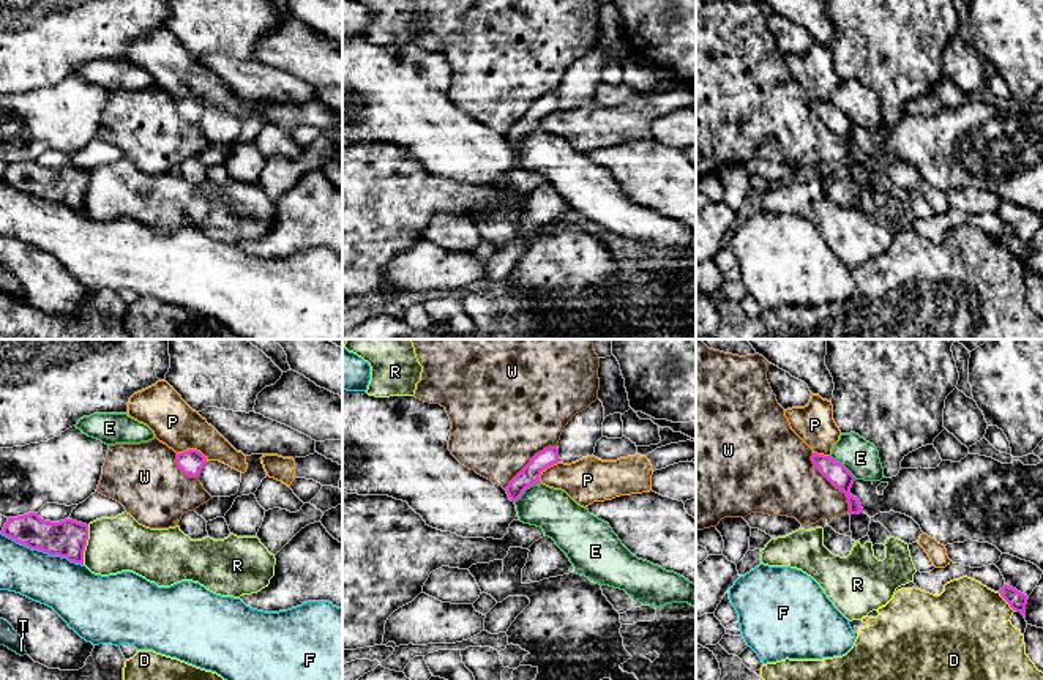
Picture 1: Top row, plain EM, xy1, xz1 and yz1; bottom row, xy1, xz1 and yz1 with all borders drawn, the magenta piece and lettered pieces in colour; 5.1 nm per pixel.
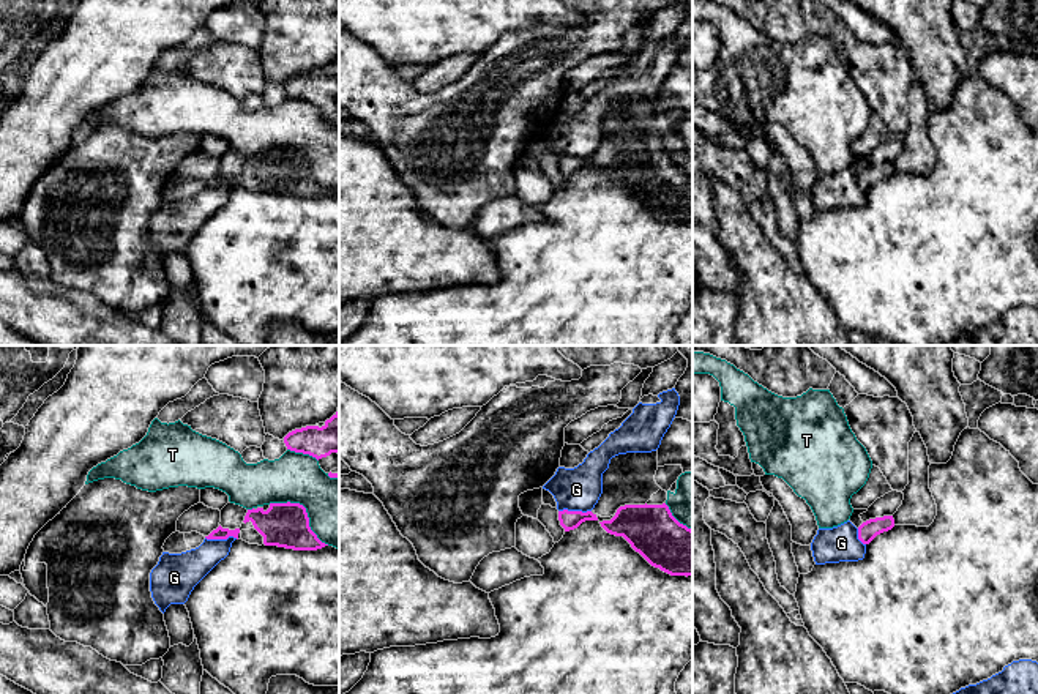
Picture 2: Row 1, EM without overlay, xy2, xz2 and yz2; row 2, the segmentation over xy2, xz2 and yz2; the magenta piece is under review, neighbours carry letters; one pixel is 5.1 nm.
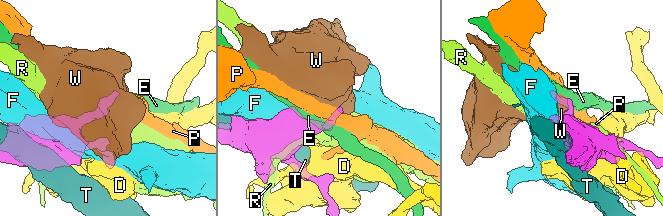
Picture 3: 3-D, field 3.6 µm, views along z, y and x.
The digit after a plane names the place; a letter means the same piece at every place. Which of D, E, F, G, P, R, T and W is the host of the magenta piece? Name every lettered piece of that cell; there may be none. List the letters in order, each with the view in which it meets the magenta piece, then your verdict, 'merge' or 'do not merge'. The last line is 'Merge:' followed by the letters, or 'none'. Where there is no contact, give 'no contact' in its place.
D: meets magenta in yz1; do not merge
E: meets magenta in xz1; do not merge
F: meets magenta in xy1; do not merge
G: meets magenta in xz2; do not merge
P: meets magenta in xy1; do not merge
R: meets magenta in xy1; do not merge
T: meets magenta in xy2; do not merge
W: meets magenta in yz1; do not merge
Merge: none

